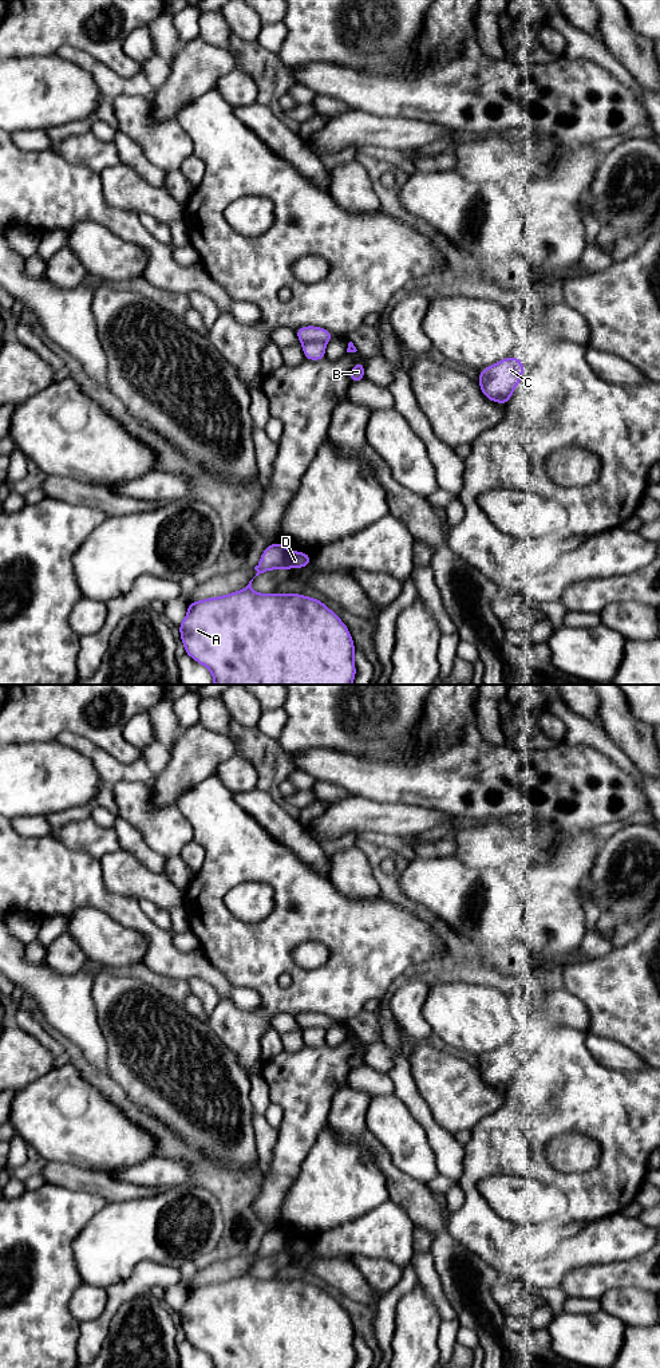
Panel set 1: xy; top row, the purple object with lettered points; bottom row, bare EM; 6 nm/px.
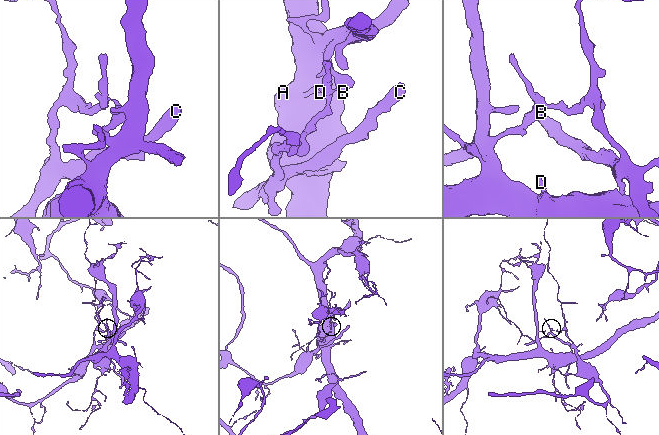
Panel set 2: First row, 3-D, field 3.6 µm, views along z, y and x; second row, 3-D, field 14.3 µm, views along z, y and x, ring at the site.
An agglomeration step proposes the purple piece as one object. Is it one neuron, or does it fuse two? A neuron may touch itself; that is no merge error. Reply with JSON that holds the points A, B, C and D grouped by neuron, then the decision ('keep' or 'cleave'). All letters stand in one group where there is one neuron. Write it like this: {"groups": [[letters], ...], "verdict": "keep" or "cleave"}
{"groups": [["A", "B", "D"], ["C"]], "verdict": "cleave"}

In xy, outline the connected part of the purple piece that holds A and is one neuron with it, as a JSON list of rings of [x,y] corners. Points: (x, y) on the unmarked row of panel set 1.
[[[252,1268],[237,1278],[189,1289],[186,1304],[178,1312],[185,1340],[208,1353],[213,1368],[353,1368],[353,1325],[323,1286],[301,1280],[257,1280]]]

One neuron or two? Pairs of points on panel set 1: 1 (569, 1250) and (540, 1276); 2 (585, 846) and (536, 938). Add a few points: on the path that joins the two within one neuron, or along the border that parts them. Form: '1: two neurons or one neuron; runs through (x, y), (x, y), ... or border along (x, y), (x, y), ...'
1: one neuron; runs through (564, 1258), (548, 1274)
2: one neuron; runs through (562, 868), (553, 882), (553, 915)

